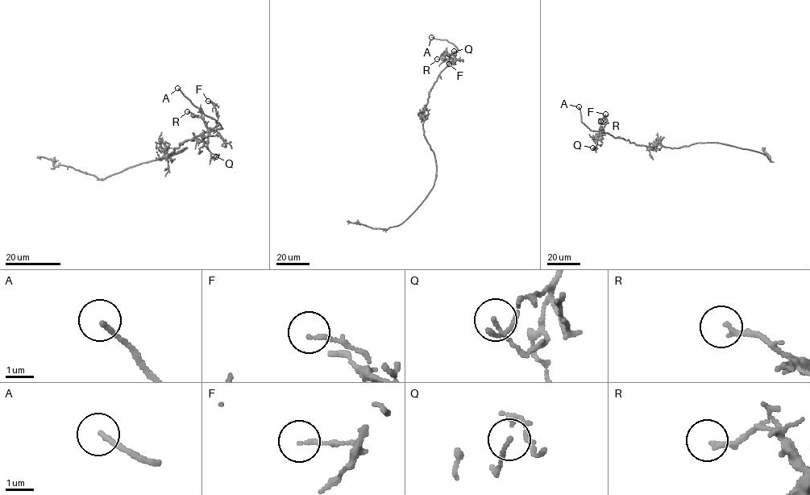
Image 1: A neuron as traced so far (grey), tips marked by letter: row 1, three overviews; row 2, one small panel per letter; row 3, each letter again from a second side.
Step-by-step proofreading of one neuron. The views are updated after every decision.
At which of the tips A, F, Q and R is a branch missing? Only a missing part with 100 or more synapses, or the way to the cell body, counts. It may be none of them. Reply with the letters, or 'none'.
A

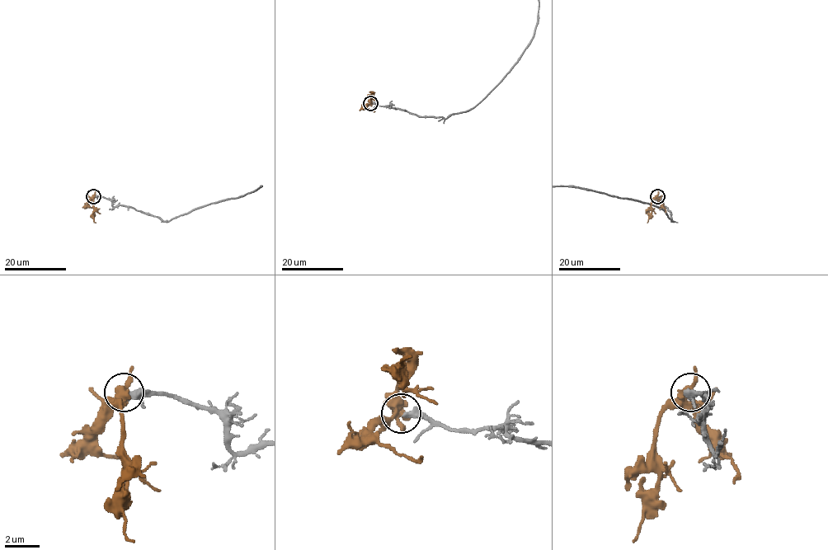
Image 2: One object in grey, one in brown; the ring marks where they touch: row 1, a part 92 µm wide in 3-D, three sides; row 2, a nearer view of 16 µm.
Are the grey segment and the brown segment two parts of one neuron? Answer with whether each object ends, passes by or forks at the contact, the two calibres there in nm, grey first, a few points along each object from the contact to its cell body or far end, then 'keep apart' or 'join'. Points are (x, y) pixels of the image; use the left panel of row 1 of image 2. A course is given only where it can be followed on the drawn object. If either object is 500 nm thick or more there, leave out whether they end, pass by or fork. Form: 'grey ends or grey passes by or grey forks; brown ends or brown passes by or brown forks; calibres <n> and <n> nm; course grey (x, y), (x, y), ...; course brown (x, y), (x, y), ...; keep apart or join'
grey passes by; brown forks; calibres 300 and 360 nm; course brown (94, 195), (96, 223); join

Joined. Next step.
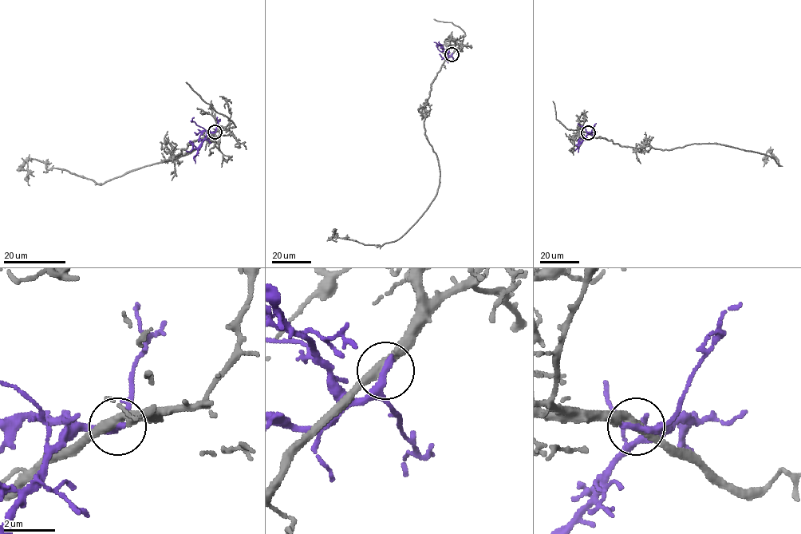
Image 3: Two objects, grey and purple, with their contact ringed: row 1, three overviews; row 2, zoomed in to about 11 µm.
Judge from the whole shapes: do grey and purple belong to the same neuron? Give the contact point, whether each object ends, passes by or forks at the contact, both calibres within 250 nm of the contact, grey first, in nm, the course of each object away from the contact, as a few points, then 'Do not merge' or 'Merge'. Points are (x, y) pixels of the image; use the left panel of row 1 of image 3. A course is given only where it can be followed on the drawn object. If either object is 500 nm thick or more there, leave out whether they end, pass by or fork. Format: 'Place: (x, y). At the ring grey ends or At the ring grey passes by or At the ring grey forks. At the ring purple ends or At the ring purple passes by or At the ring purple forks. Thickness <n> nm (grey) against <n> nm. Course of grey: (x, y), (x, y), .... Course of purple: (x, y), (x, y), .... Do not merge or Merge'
Place: (215, 132). At the ring grey passes by. At the ring purple passes by. Thickness 360 nm (grey) against 240 nm. Course of grey: (215, 132), (170, 158), (195, 149), (191, 152), (102, 184), (29, 160), (29, 185). Course of purple: (215, 132), (202, 142), (195, 163). Merge

